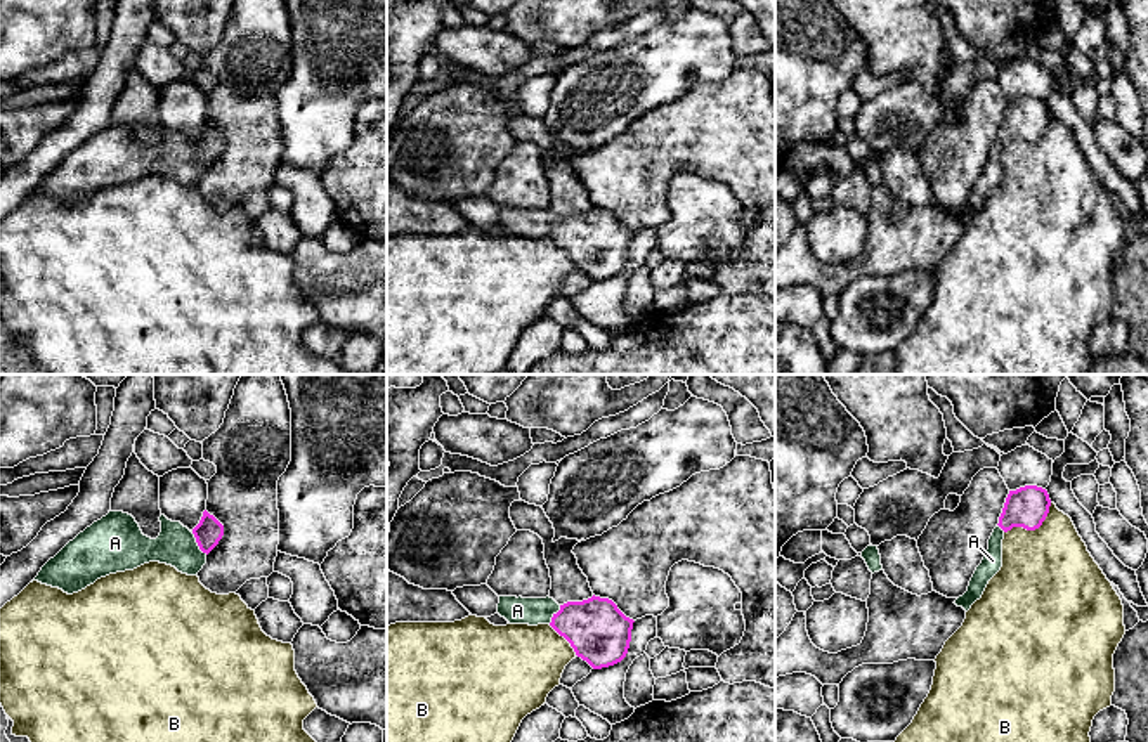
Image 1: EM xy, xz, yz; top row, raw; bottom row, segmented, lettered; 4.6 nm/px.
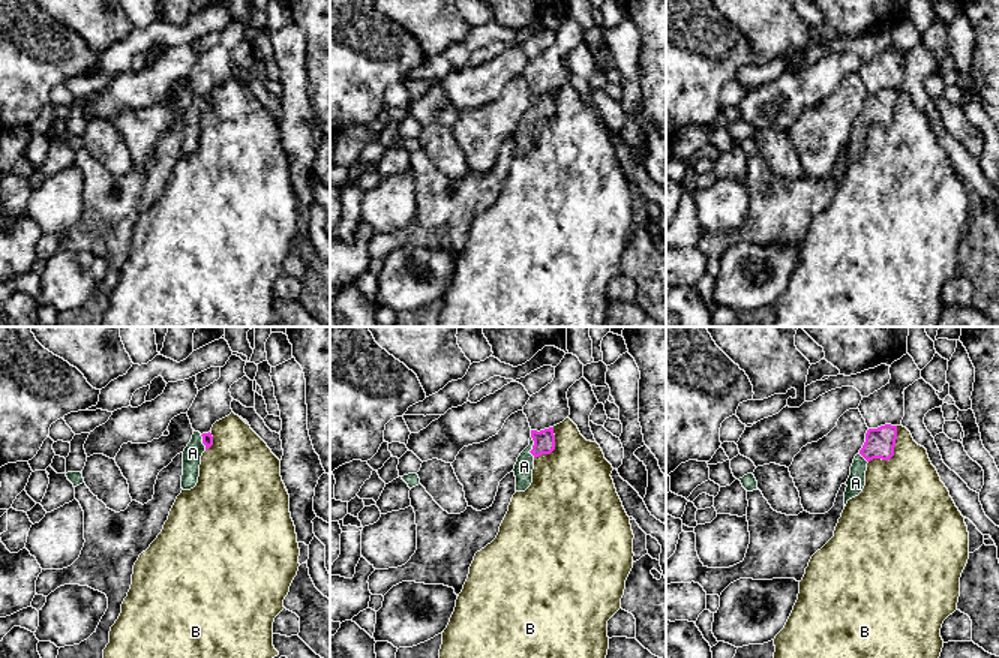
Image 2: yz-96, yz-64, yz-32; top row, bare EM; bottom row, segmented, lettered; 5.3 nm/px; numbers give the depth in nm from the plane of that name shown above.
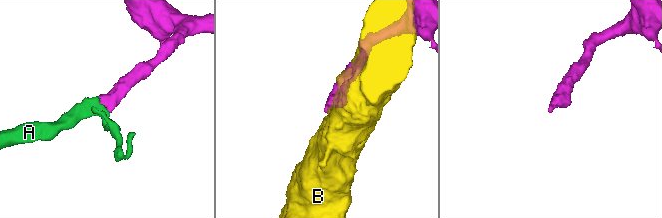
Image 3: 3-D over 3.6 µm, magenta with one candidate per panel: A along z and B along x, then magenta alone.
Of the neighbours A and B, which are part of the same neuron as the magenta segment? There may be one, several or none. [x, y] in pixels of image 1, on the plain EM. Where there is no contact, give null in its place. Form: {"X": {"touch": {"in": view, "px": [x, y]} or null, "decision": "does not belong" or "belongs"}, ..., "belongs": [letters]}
{"A": {"touch": {"in": "xy", "px": [198, 156]}, "decision": "belongs"}, "B": {"touch": {"in": "yz", "px": [1032, 141]}, "decision": "does not belong"}, "belongs": ["A"]}

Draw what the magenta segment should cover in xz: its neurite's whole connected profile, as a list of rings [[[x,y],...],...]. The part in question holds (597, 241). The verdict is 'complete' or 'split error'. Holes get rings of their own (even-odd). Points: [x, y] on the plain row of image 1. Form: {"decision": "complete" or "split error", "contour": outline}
{"decision": "split error", "contour": [[[595,206],[564,217],[550,208],[499,208],[498,225],[510,236],[550,236],[593,281],[614,277],[626,269],[635,234],[612,212]]]}

